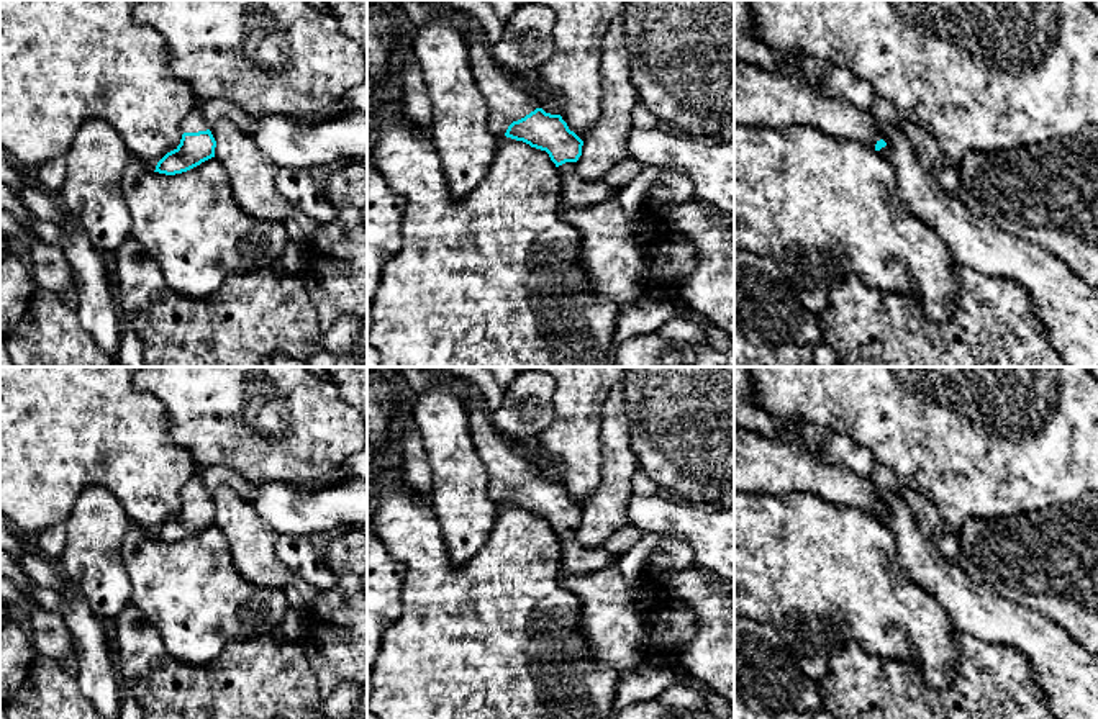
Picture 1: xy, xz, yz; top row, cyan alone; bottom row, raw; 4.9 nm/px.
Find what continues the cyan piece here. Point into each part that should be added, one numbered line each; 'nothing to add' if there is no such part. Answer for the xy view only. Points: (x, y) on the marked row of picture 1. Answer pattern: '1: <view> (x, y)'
1: xy (194, 123)

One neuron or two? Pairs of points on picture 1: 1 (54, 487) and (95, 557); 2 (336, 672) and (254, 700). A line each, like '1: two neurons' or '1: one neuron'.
1: two neurons
2: two neurons

